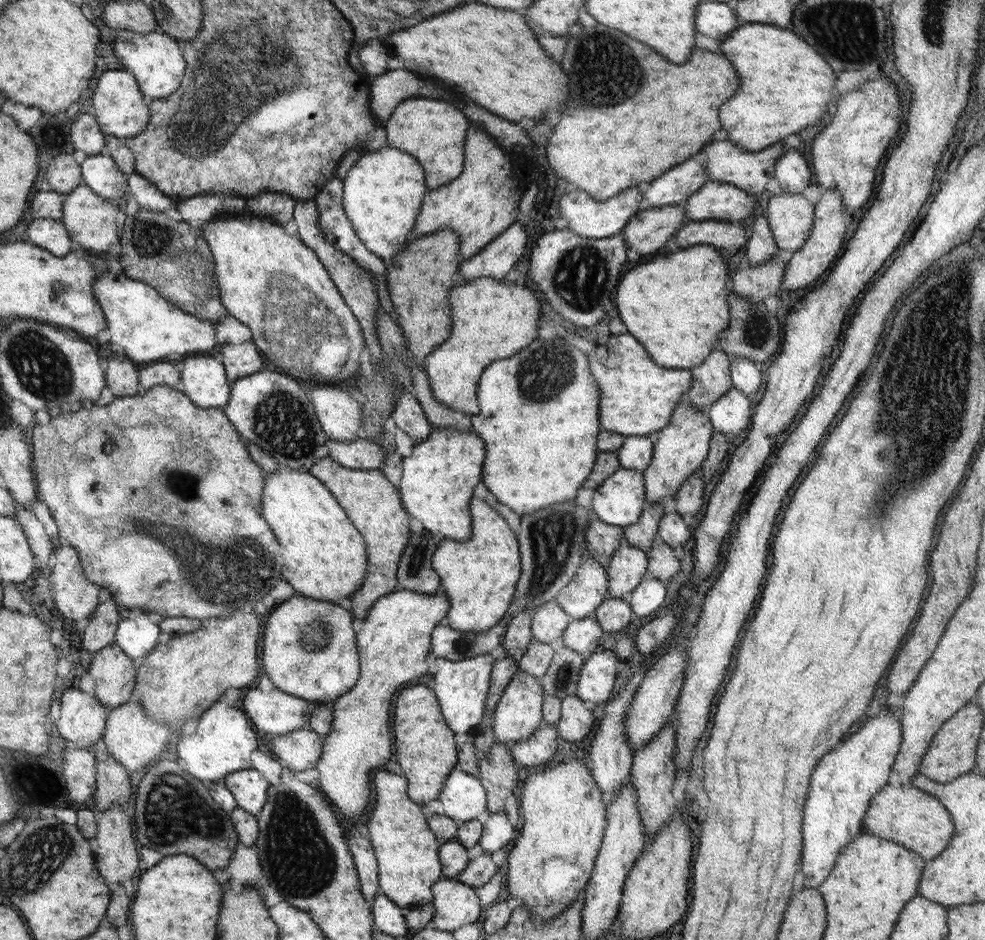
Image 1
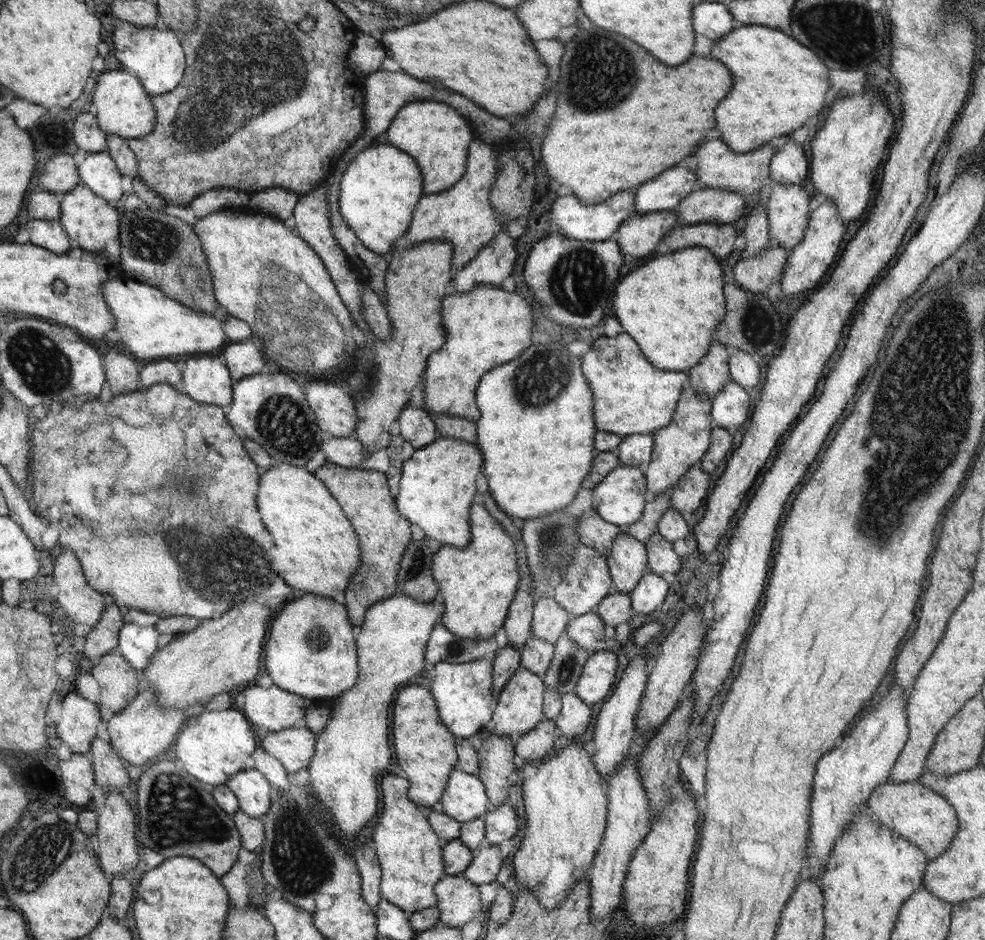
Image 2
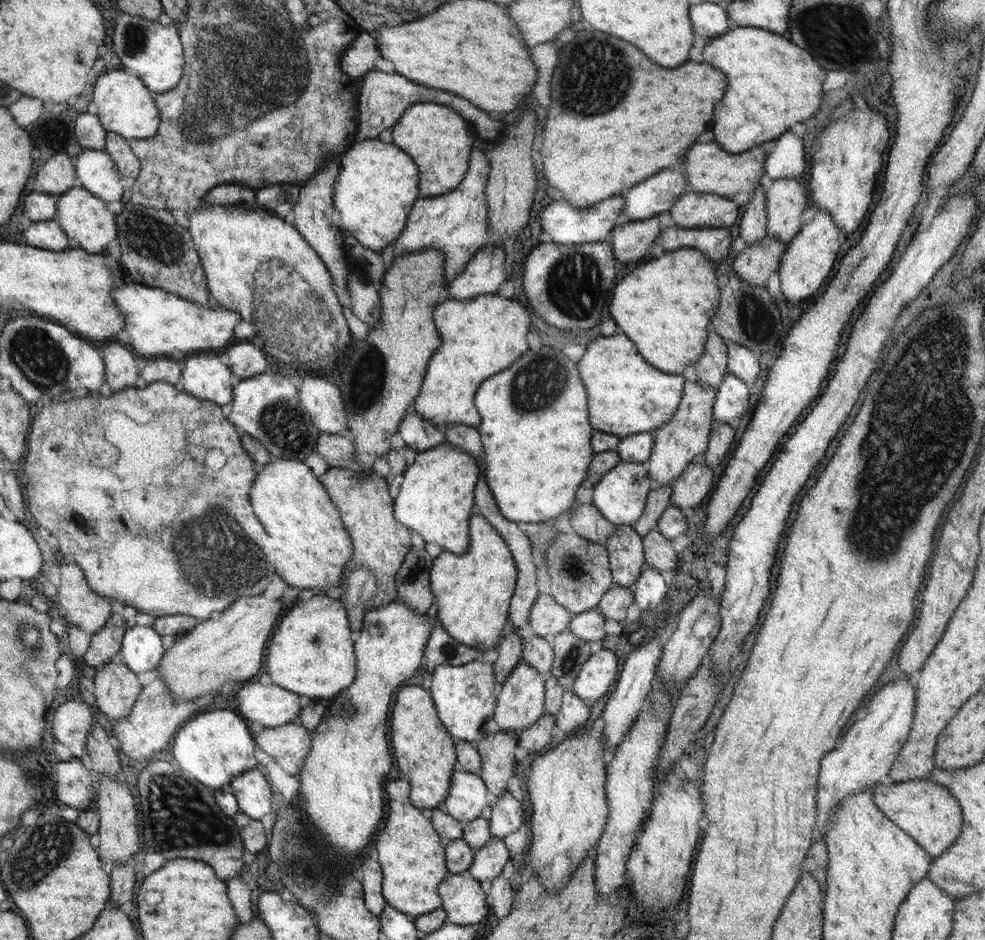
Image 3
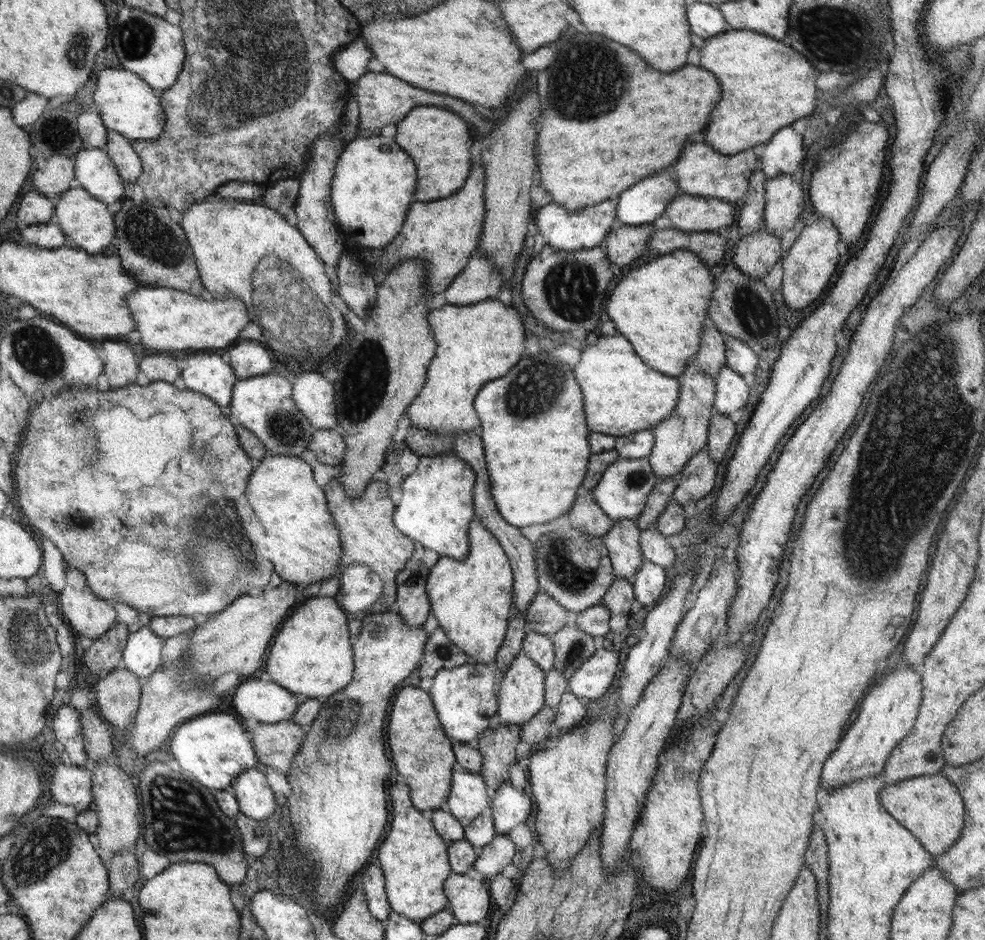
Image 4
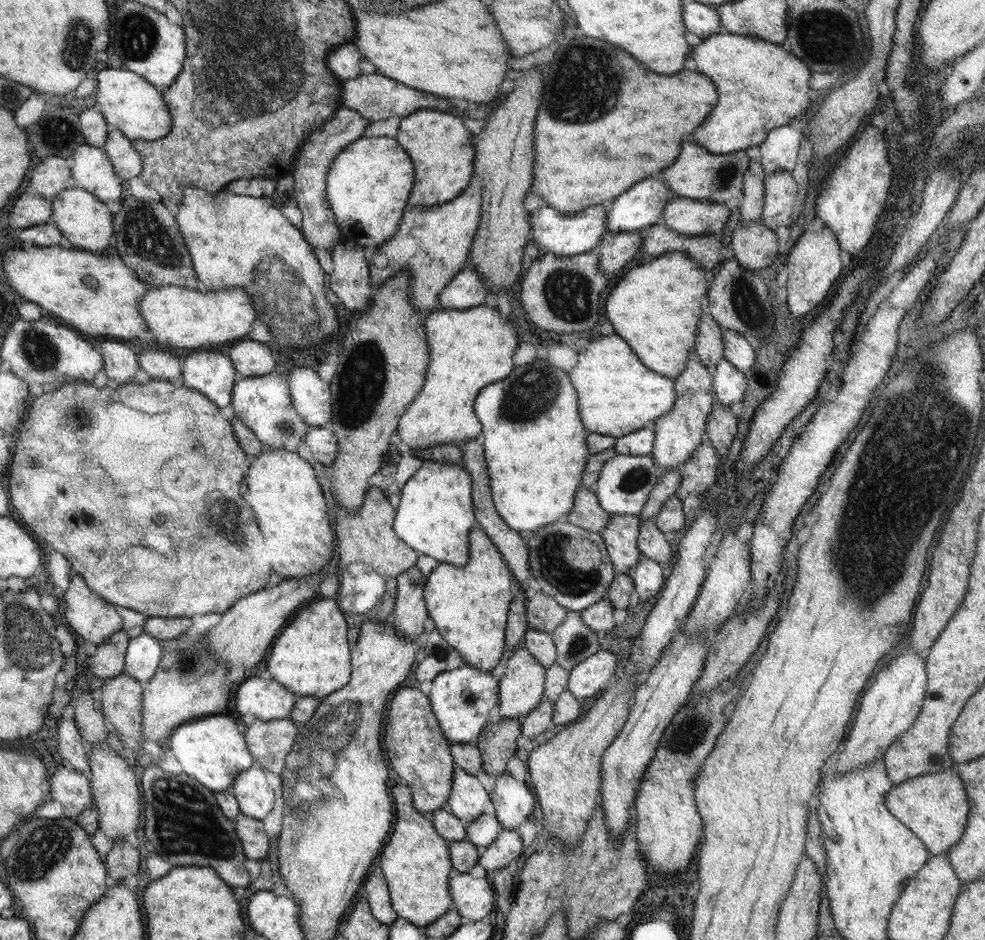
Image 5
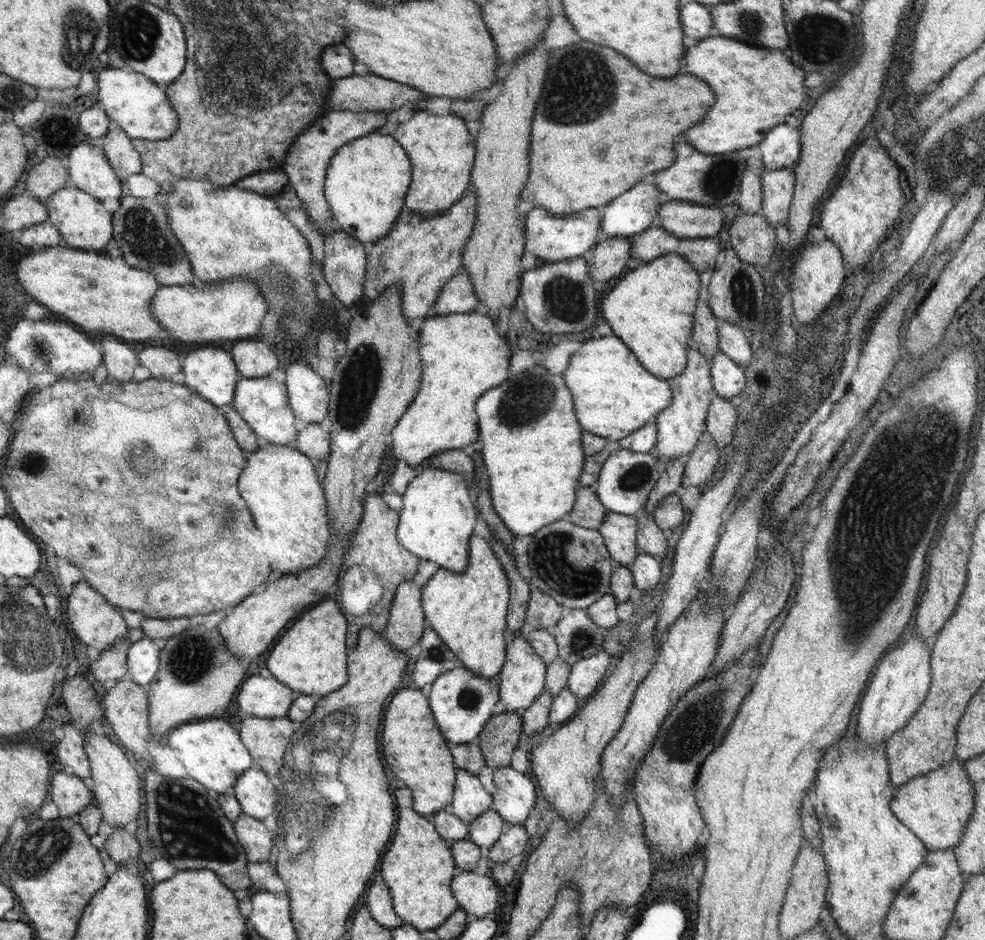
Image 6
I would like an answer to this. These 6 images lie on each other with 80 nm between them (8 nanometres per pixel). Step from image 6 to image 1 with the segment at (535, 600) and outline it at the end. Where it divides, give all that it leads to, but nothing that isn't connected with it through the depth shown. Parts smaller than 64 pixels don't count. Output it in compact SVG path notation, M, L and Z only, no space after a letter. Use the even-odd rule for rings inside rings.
M555 601L546 602L531 615L531 634L534 640L552 644L561 639L572 618Z

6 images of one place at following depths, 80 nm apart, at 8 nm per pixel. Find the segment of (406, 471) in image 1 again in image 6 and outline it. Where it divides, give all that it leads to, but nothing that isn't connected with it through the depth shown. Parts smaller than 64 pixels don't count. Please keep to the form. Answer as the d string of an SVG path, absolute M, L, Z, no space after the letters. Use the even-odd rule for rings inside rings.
M428 467L407 485L402 495L403 508L399 512L396 536L400 544L420 560L436 563L450 572L465 572L469 561L469 538L474 534L474 525L478 518L475 499L465 476L443 468Z

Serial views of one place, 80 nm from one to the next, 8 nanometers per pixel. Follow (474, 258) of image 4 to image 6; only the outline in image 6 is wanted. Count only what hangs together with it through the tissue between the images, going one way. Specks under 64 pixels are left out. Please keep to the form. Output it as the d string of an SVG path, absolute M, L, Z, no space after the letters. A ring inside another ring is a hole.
M461 271L442 287L435 301L434 312L436 315L462 314L474 312L480 307L471 278Z

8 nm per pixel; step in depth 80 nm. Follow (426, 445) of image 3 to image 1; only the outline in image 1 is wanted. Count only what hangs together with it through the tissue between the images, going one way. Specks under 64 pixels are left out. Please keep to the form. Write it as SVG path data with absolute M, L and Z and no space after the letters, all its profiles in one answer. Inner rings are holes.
M402 387L395 394L395 405L391 417L397 428L404 429L413 438L415 444L430 434L429 420L424 416L418 399L406 387Z

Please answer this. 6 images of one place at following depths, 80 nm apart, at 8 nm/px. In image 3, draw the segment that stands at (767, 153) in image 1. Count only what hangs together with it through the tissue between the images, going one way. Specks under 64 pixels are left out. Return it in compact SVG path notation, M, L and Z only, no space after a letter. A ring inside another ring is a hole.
M716 142L694 144L686 156L686 178L690 190L725 196L729 199L738 192L752 194L756 185L759 184L760 177L765 173L766 156L761 145L741 154L730 154L722 150Z

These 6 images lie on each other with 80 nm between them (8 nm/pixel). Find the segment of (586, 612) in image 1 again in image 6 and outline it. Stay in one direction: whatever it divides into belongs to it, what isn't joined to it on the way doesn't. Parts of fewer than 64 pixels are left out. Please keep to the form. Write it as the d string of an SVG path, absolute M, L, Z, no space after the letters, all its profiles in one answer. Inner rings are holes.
M560 519L533 534L527 555L532 584L554 598L566 611L587 609L602 596L612 593L611 574L617 562L610 556L597 530Z

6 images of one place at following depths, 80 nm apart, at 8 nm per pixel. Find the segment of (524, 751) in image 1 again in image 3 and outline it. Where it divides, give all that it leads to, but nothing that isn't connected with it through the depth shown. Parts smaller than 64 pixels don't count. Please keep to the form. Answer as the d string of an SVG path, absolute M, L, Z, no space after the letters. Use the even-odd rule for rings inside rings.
M545 713L530 728L526 728L519 732L517 736L520 748L526 748L531 756L542 755L549 749L555 718L552 714Z

